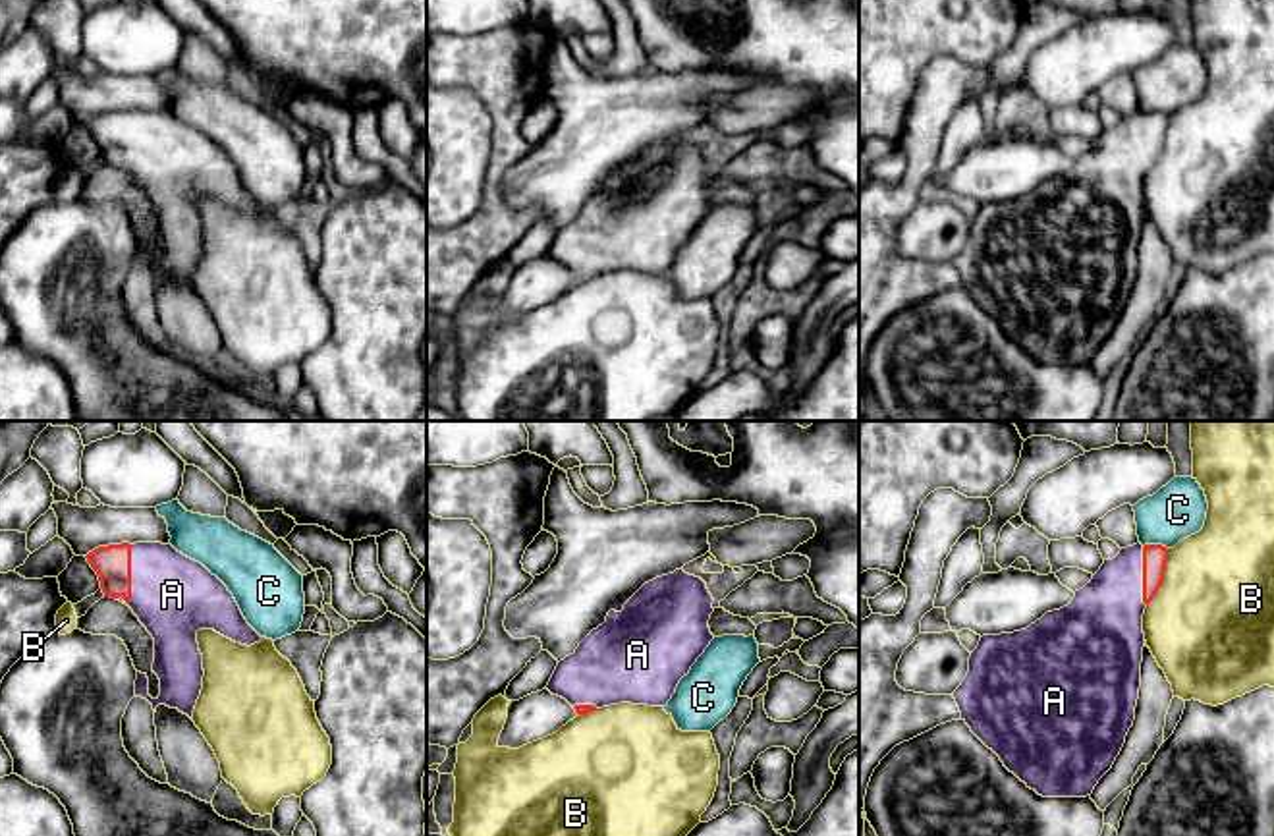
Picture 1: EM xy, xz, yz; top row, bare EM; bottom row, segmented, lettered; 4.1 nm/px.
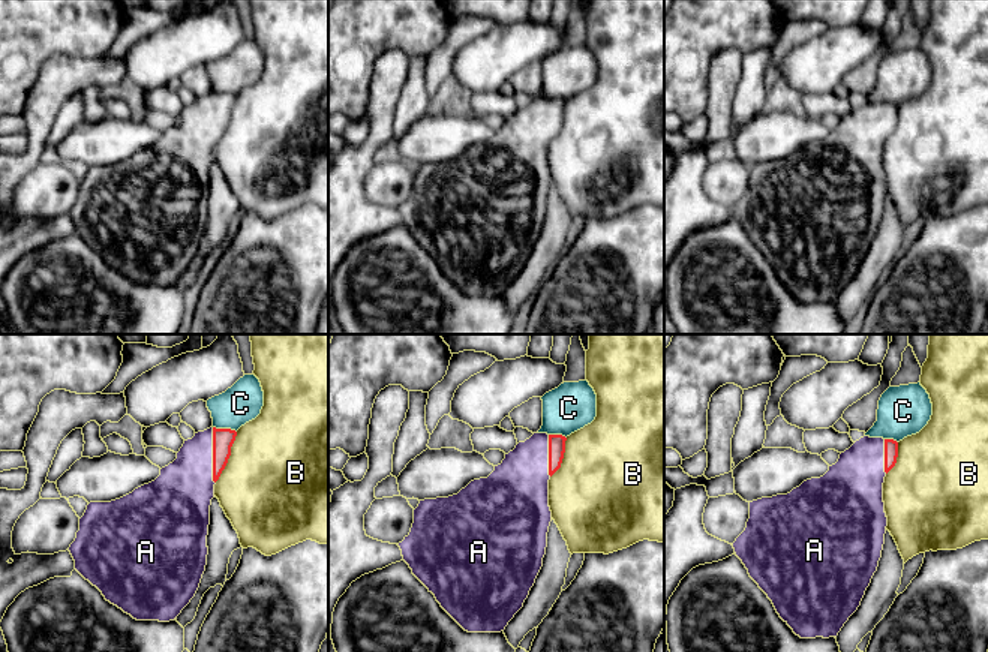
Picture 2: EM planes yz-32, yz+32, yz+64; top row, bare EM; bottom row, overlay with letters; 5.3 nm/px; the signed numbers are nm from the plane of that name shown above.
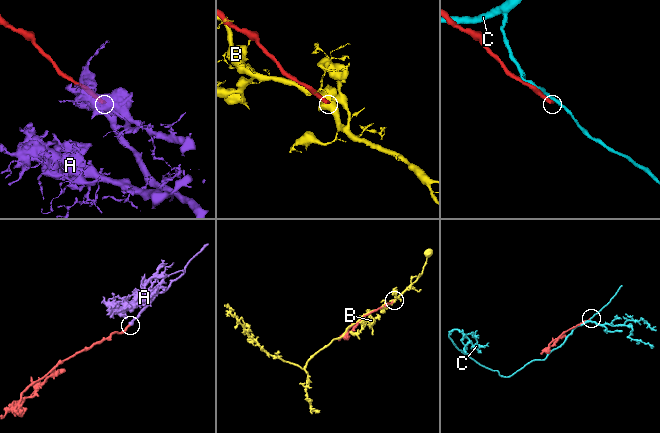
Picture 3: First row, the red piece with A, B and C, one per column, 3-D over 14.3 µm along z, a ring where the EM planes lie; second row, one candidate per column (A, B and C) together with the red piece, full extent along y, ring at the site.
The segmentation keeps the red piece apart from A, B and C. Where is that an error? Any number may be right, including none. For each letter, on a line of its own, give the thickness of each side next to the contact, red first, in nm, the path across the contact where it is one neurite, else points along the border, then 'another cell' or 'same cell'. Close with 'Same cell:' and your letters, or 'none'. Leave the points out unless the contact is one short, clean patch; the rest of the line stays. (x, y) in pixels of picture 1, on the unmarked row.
A: calibres 160 and 340 nm; same cell
B: calibres 110 and 480 nm; another cell
C: calibres 110 and 240 nm; another cell
Same cell: A

